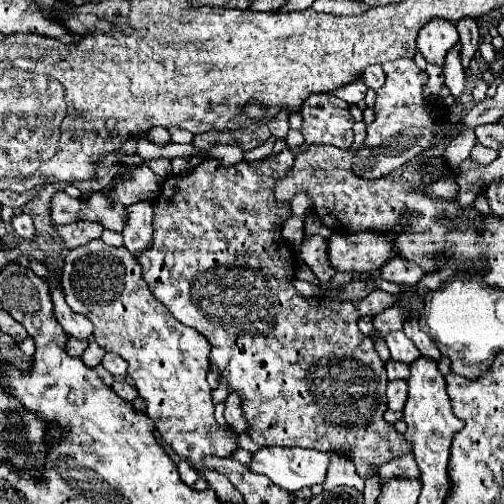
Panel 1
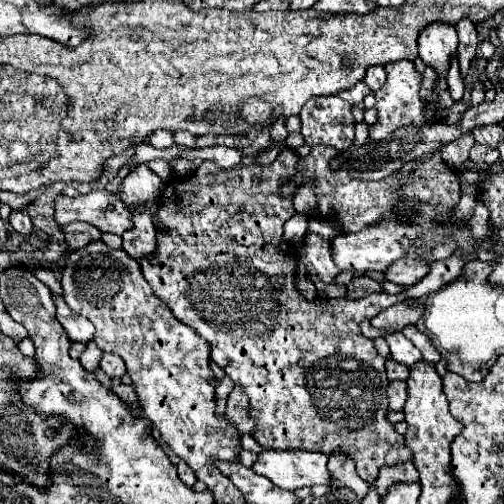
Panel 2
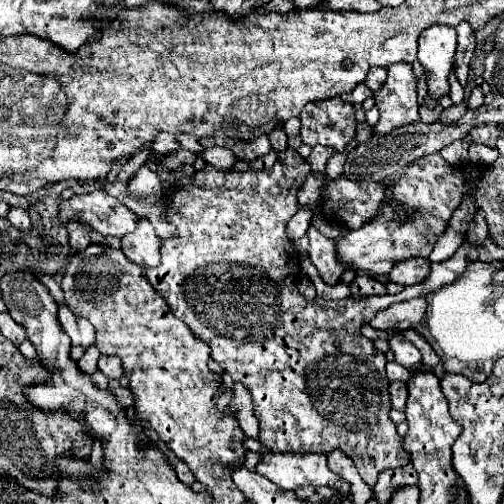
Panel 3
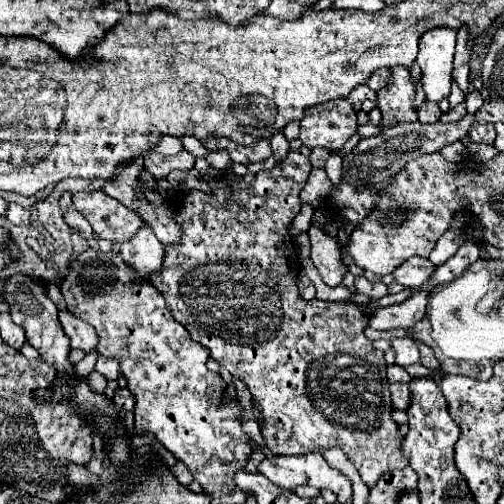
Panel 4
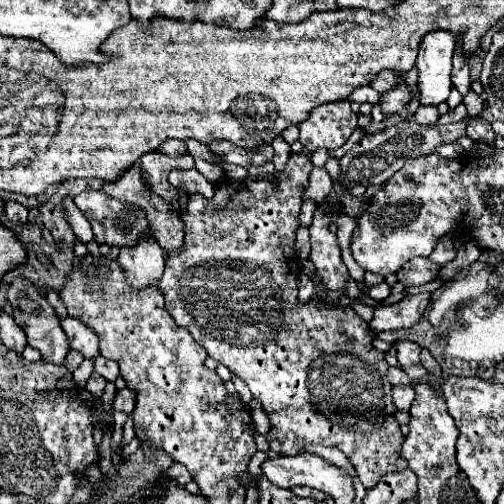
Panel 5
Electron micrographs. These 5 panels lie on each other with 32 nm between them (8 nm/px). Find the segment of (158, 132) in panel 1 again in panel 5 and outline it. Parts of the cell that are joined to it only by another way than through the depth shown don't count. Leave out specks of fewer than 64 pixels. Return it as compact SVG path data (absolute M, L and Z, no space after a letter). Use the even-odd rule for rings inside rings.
M166 140L166 142L162 144L160 152L164 152L164 154L170 156L170 158L176 158L176 156L188 152L188 150L186 150L186 144L184 144L182 140Z

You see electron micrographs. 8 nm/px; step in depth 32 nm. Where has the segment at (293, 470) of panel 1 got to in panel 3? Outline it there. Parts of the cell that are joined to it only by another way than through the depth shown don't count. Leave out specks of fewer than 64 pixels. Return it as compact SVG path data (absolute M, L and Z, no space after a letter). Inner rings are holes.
M264 454L258 468L262 476L284 490L298 486L330 486L340 496L348 496L350 484L332 472L324 454Z

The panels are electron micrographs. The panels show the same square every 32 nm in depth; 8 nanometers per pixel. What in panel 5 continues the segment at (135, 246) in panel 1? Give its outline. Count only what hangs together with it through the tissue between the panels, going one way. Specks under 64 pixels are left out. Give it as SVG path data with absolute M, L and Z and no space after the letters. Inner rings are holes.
M154 238L140 240L136 248L120 248L118 262L132 288L160 288L158 284L164 272L164 252Z

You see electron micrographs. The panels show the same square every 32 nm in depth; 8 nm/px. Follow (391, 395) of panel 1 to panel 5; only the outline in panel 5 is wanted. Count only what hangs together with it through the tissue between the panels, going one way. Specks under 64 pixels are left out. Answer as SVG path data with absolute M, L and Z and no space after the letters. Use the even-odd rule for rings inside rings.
M394 386L392 396L394 396L394 404L398 410L410 410L416 392L412 386Z

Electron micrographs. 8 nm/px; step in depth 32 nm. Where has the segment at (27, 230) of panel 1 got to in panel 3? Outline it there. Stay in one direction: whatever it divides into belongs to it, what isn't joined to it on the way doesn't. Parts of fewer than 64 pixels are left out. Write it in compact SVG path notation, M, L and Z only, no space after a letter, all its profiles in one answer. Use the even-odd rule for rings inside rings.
M10 208L8 216L6 216L16 228L28 228L30 224L30 216L28 216L28 210L24 208Z

